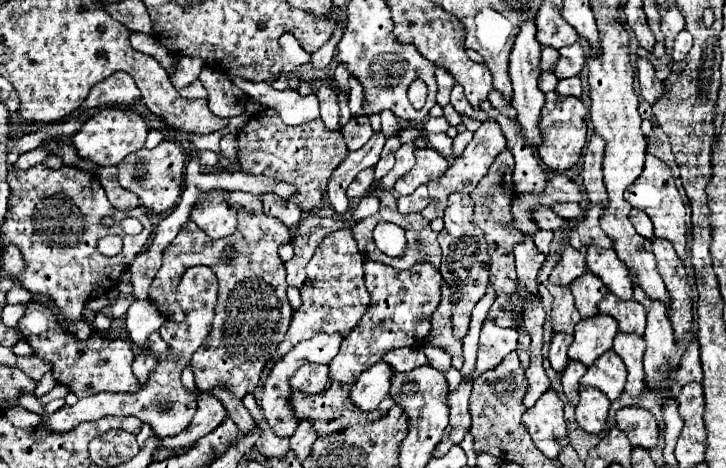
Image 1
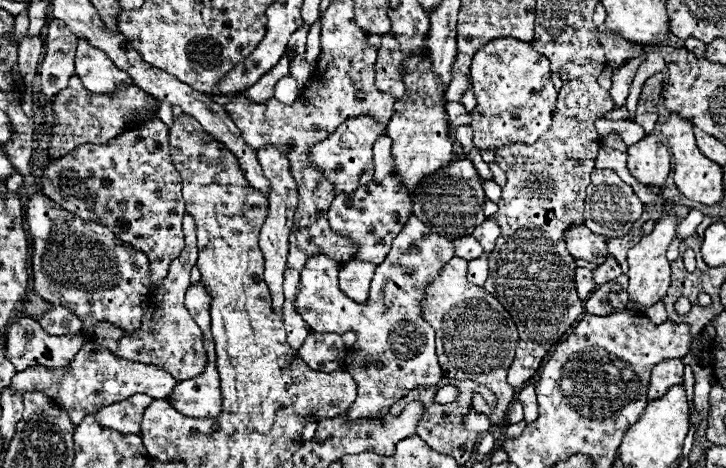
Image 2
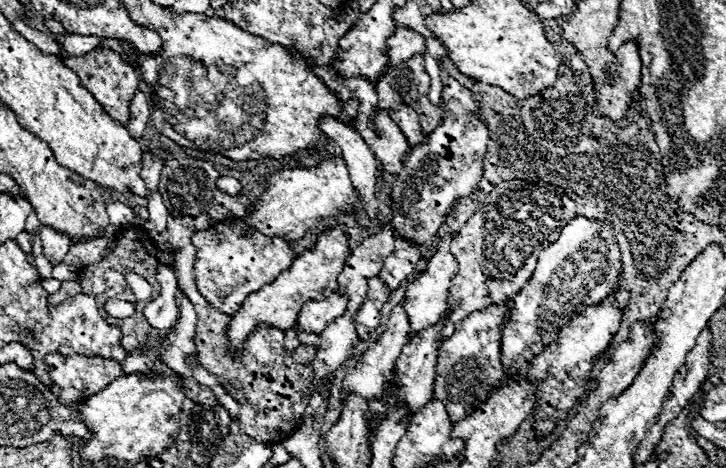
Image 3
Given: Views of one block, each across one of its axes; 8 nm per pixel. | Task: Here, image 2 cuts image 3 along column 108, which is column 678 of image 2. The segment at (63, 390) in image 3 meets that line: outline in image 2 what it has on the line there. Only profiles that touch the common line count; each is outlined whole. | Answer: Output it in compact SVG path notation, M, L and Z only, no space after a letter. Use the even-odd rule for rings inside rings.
M664 360L664 362L656 364L652 370L650 386L648 386L648 398L658 400L660 396L664 396L664 392L668 392L668 388L682 382L682 374L684 374L682 360Z

